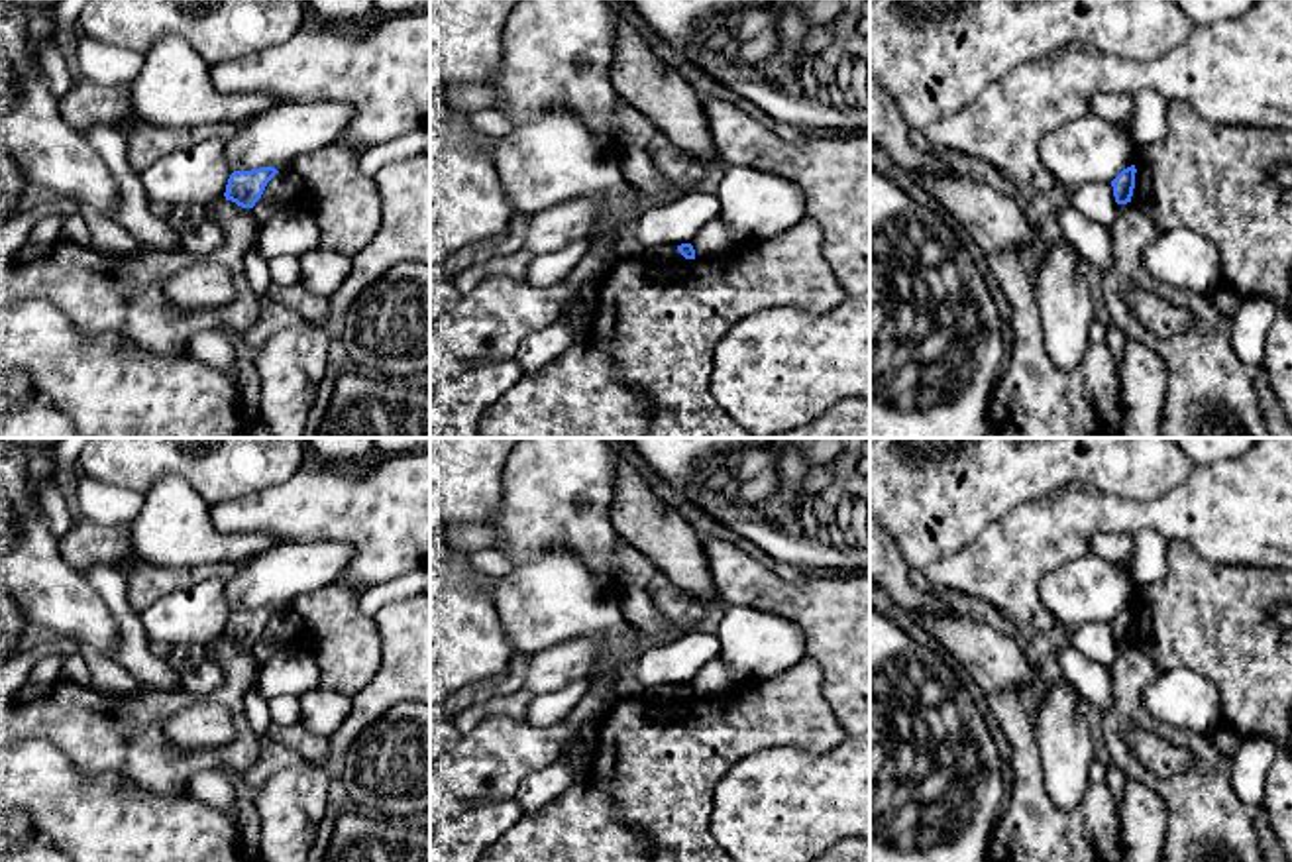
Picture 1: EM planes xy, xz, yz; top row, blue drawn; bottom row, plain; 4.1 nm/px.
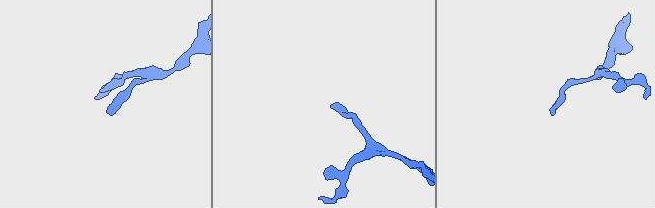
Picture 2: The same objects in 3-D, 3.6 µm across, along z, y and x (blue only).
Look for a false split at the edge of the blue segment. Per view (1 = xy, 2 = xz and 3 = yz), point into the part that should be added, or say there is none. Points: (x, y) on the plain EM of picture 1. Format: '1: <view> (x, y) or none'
1: none
2: none
3: none

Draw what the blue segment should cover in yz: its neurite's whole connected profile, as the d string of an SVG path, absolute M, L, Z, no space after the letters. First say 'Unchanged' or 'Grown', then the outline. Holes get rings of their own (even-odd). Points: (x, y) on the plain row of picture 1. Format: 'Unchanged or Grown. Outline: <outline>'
Unchanged. Outline: M1135 605L1123 609L1113 620L1111 620L1111 626L1113 626L1113 636L1115 636L1115 642L1117 644L1127 644L1131 642L1131 636L1133 636L1133 628L1135 628Z

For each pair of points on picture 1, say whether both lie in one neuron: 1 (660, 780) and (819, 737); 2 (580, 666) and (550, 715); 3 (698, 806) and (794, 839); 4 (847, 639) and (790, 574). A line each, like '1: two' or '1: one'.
1: one
2: two
3: two
4: two

